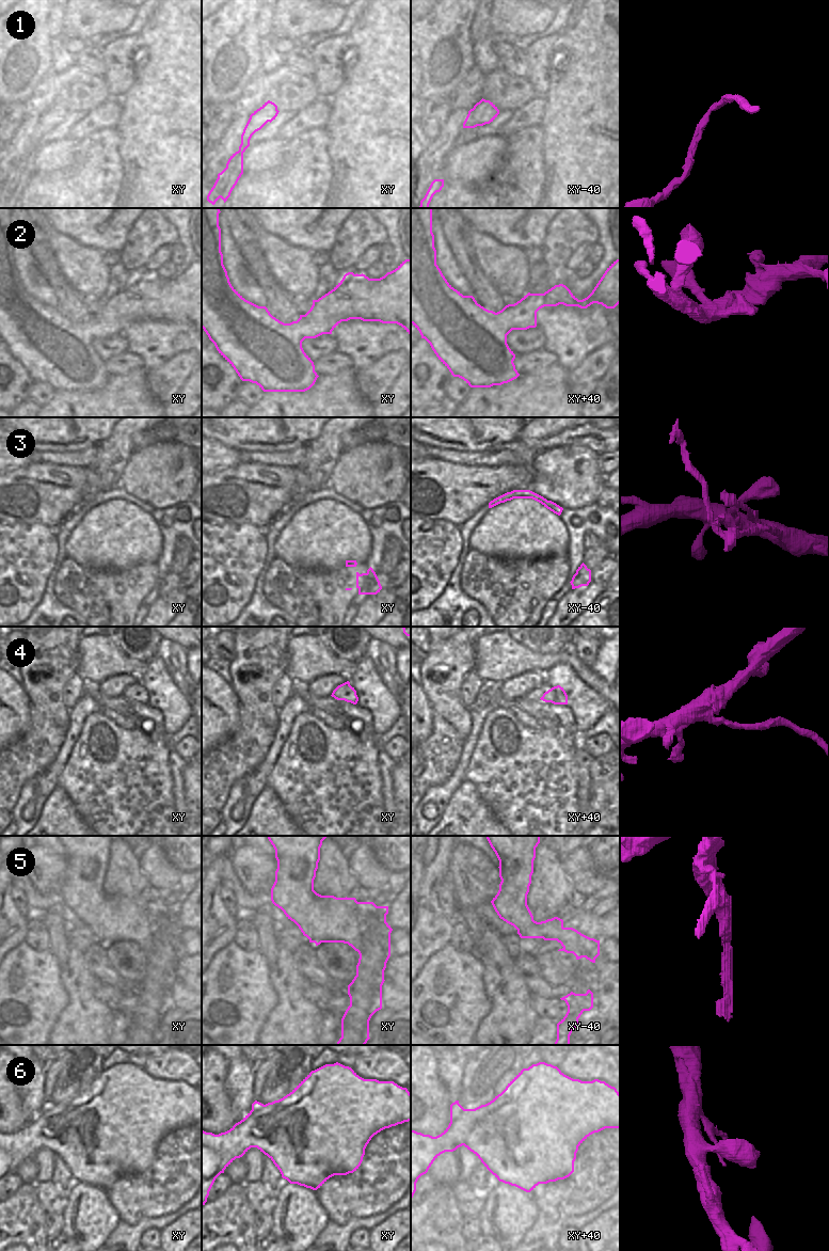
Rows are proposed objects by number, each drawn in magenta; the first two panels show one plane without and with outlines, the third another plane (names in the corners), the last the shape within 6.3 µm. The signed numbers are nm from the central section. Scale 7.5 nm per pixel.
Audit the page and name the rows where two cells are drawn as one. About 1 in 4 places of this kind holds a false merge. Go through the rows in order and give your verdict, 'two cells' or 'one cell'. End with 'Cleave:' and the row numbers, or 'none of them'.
1: one cell
2: one cell
3: two cells
4: two cells
5: two cells
6: one cell
Cleave: 3, 4, 5

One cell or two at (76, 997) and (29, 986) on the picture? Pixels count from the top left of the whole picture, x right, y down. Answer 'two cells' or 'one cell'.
two cells

